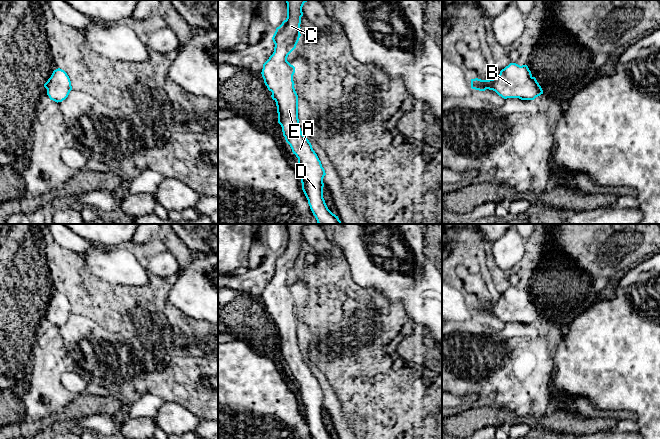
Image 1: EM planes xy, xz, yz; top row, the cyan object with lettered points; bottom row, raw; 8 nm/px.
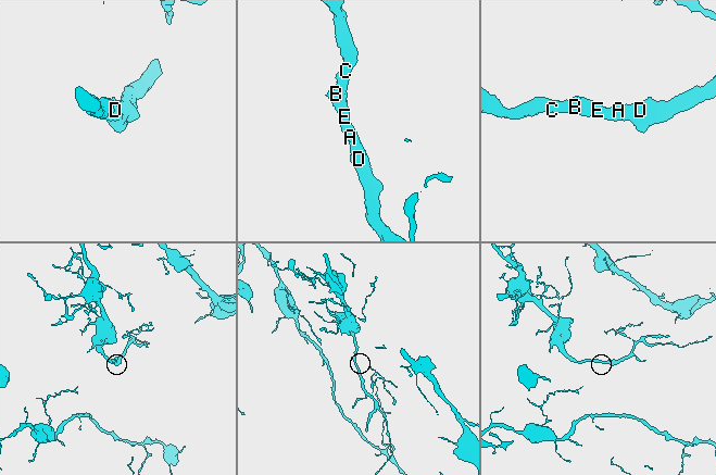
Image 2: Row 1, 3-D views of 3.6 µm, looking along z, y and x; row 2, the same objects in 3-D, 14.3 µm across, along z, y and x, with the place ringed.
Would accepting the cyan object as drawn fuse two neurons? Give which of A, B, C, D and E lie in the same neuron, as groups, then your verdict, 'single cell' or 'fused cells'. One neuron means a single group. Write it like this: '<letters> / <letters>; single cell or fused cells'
A B C D E; single cell

